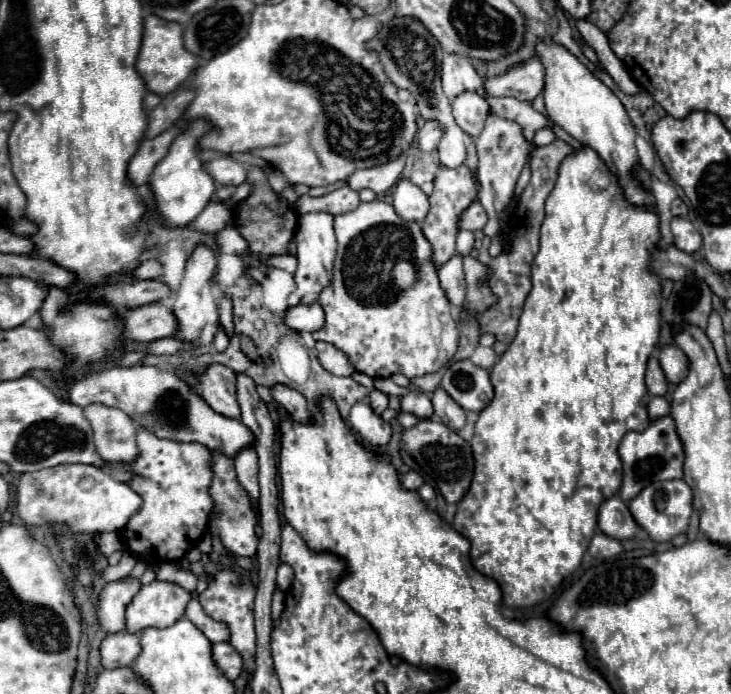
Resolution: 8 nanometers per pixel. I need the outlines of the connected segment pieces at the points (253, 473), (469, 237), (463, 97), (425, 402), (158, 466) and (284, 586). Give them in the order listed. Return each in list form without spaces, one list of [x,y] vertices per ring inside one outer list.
[[[245,446],[241,452],[235,456],[235,468],[237,468],[237,478],[243,484],[243,488],[249,492],[253,506],[257,510],[257,500],[259,500],[259,484],[257,484],[257,454],[253,446]]]
[[[459,230],[459,234],[457,234],[459,254],[469,254],[471,248],[473,248],[473,234],[469,230]]]
[[[463,92],[453,100],[453,116],[463,132],[477,138],[485,128],[485,116],[489,116],[489,104],[475,92]]]
[[[411,390],[407,396],[401,398],[401,410],[415,414],[419,418],[429,418],[433,414],[433,404],[425,392]]]
[[[137,428],[137,446],[139,446],[139,458],[125,466],[131,472],[137,474],[137,478],[133,482],[129,482],[129,486],[143,498],[143,508],[139,514],[135,514],[127,526],[121,530],[121,540],[123,544],[141,560],[149,562],[149,564],[159,564],[159,562],[167,562],[167,560],[177,560],[183,558],[187,550],[191,550],[193,546],[197,546],[197,542],[201,540],[201,536],[207,530],[207,518],[211,512],[211,496],[209,496],[209,484],[211,484],[211,470],[209,470],[209,458],[211,452],[207,446],[191,442],[191,444],[181,444],[181,442],[173,442],[173,440],[159,440],[157,436],[153,436],[151,432]]]
[[[289,564],[279,566],[275,584],[277,584],[277,590],[281,590],[281,592],[287,592],[291,588],[291,584],[293,584],[293,568]]]

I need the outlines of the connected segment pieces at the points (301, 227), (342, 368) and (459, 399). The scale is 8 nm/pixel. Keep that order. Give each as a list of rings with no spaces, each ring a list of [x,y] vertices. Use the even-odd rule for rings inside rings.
[[[311,212],[311,214],[301,214],[295,230],[295,240],[297,240],[297,260],[299,266],[295,270],[295,282],[297,288],[289,296],[289,306],[297,304],[315,304],[325,288],[329,288],[333,280],[333,256],[337,250],[337,238],[333,232],[333,216],[325,212]]]
[[[317,342],[317,358],[325,370],[329,370],[335,376],[351,376],[355,368],[349,364],[349,358],[339,348],[333,348],[333,344]]]
[[[471,360],[451,364],[441,380],[441,386],[463,410],[479,412],[493,398],[489,372],[481,366],[475,366]]]

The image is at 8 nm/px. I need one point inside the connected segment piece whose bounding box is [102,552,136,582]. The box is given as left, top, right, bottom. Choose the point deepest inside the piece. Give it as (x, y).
(123, 569)

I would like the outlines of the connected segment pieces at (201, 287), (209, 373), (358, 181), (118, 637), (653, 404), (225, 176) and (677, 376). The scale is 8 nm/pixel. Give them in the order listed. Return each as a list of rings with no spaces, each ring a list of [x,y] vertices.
[[[197,244],[185,264],[185,274],[179,284],[175,304],[173,304],[173,312],[179,322],[179,332],[175,338],[195,342],[197,346],[207,346],[213,340],[217,326],[219,326],[219,310],[217,310],[217,302],[213,298],[213,286],[211,286],[215,268],[217,268],[215,252],[207,244]]]
[[[211,364],[199,376],[203,400],[227,418],[239,418],[239,404],[235,400],[235,372],[223,364]]]
[[[399,156],[397,160],[387,162],[383,166],[353,172],[353,176],[349,176],[349,180],[347,180],[347,186],[355,192],[361,192],[361,190],[369,188],[375,194],[385,194],[397,184],[397,180],[403,172],[403,166],[405,166],[405,156]]]
[[[131,632],[107,634],[107,638],[101,642],[101,664],[105,668],[131,666],[139,654],[141,654],[139,634],[131,634]]]
[[[655,396],[655,398],[651,398],[647,410],[649,410],[649,416],[651,418],[665,416],[665,414],[669,414],[669,402],[663,396]]]
[[[229,156],[213,158],[205,164],[205,168],[217,184],[233,184],[233,186],[243,184],[247,180],[247,172],[249,172],[245,164],[229,158]]]
[[[675,344],[663,346],[659,350],[659,364],[661,364],[667,380],[673,384],[679,384],[687,376],[687,368],[689,368],[687,356]]]

